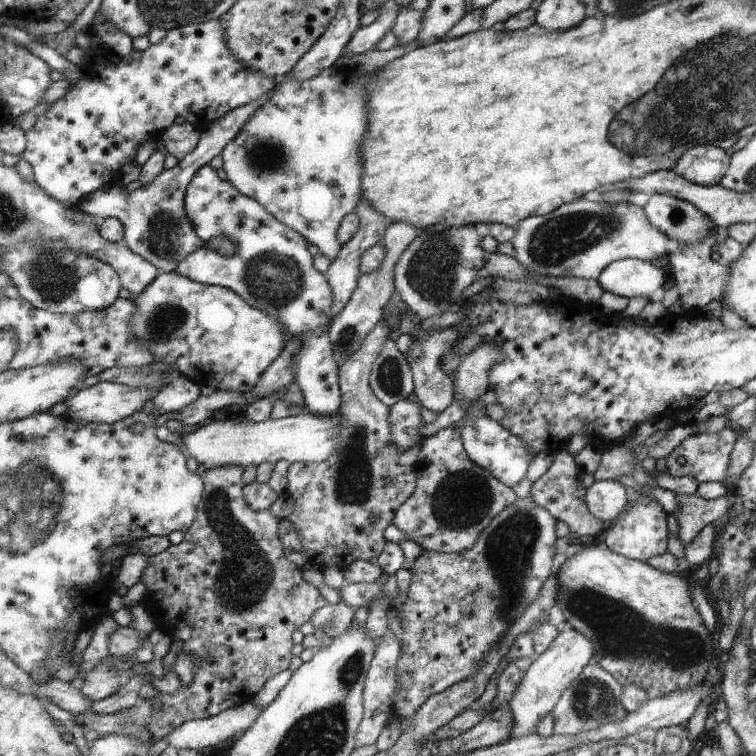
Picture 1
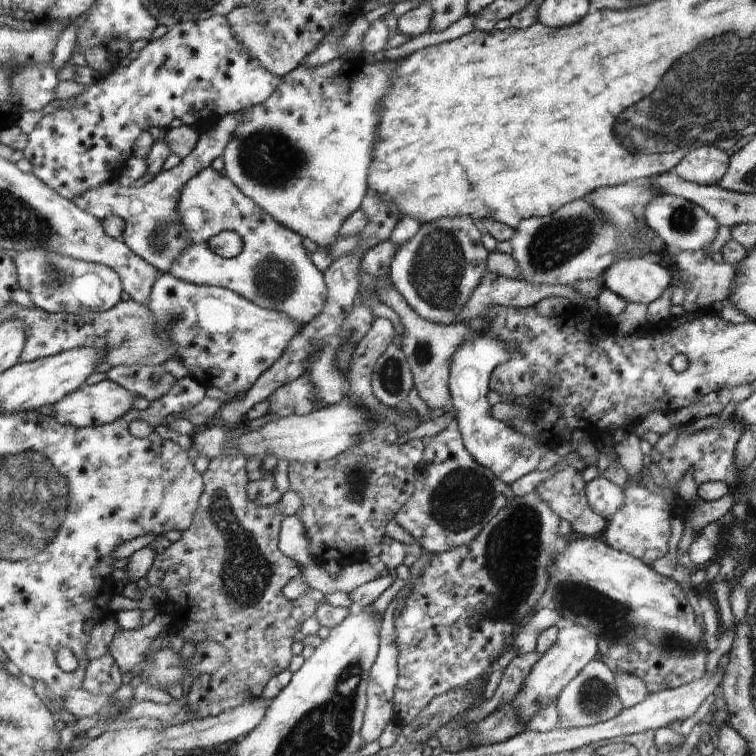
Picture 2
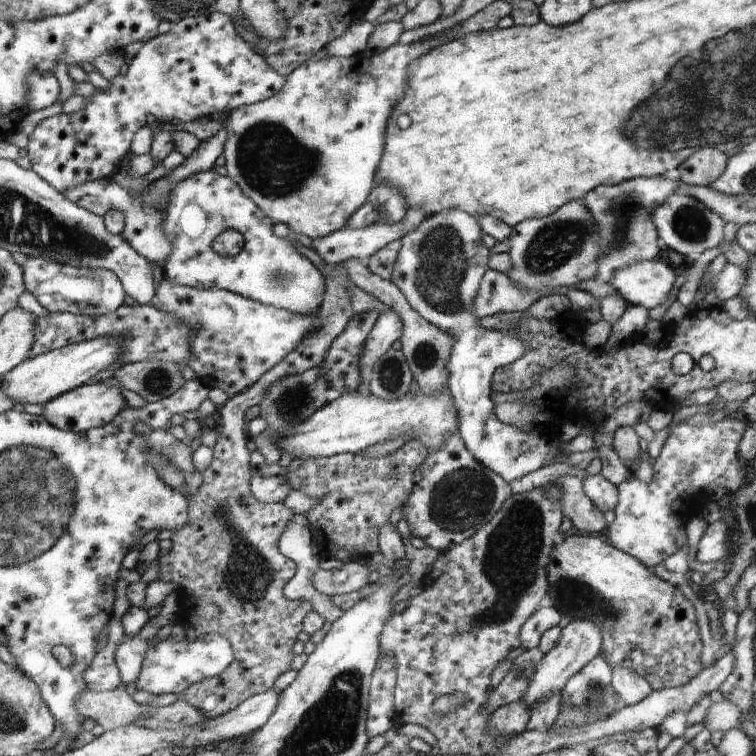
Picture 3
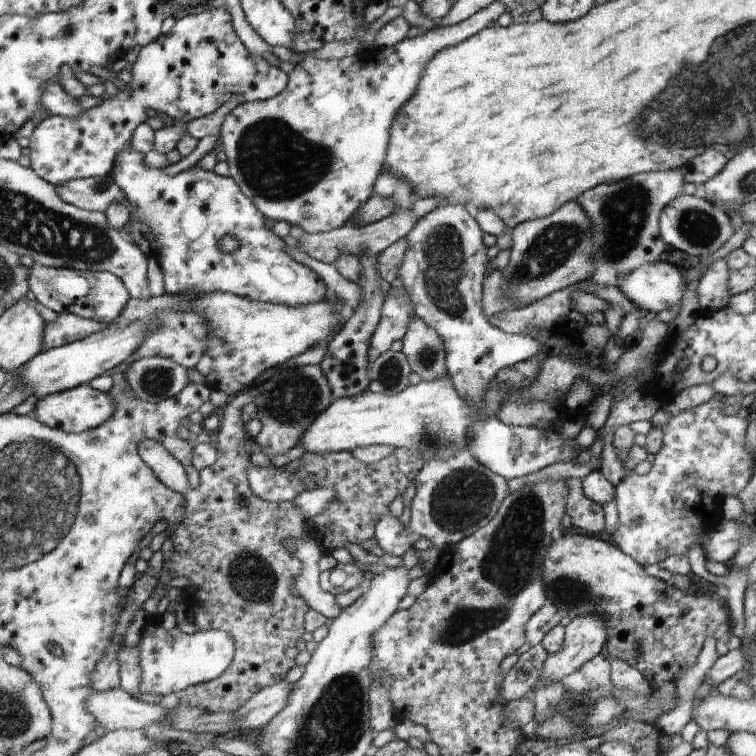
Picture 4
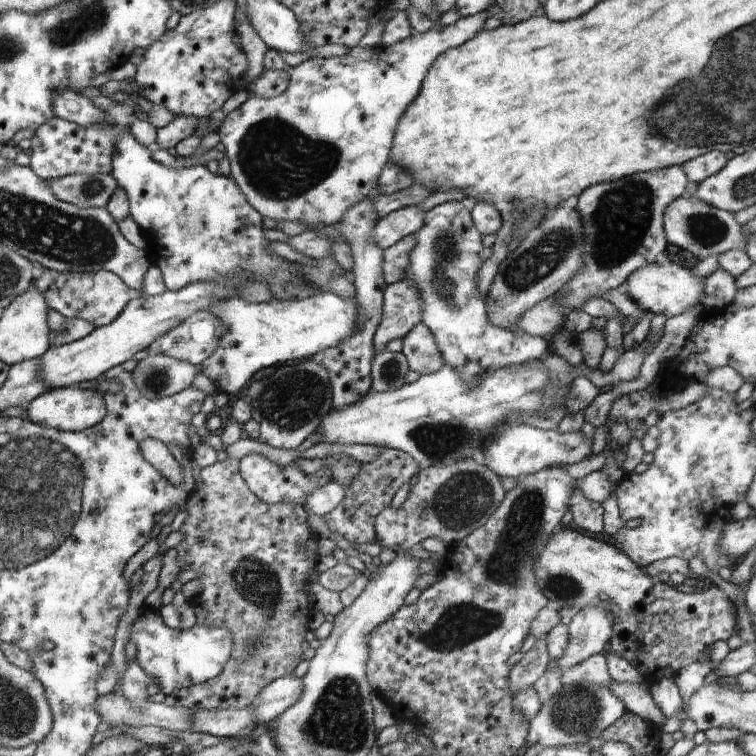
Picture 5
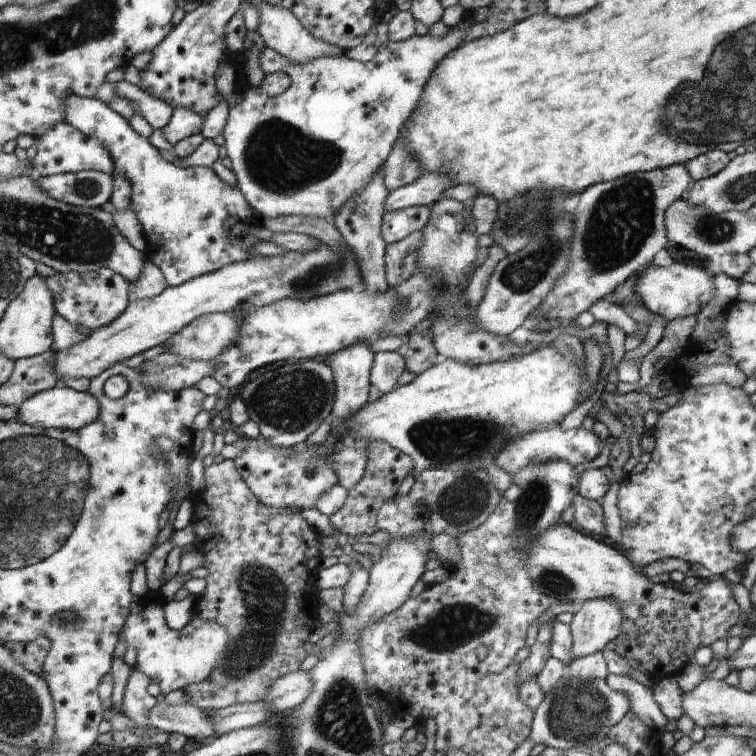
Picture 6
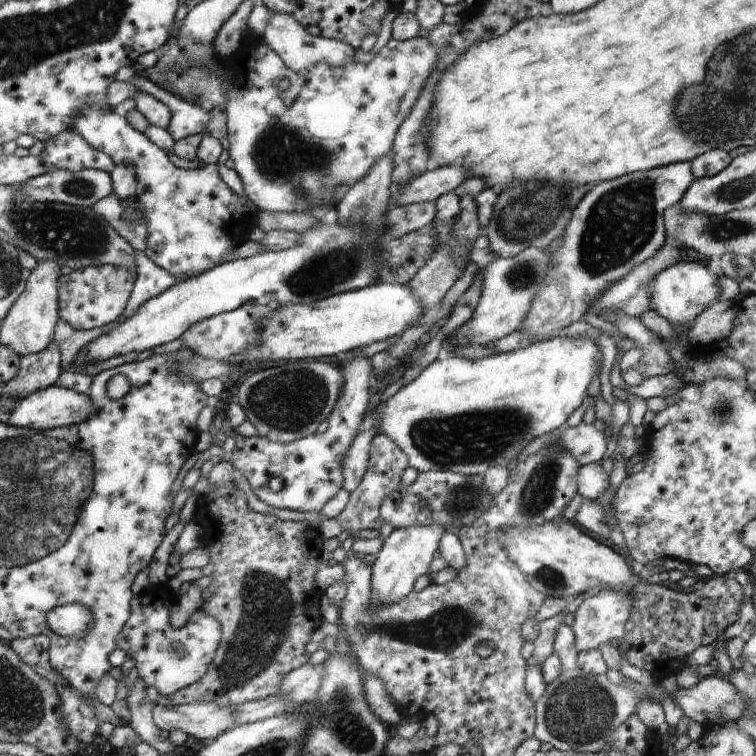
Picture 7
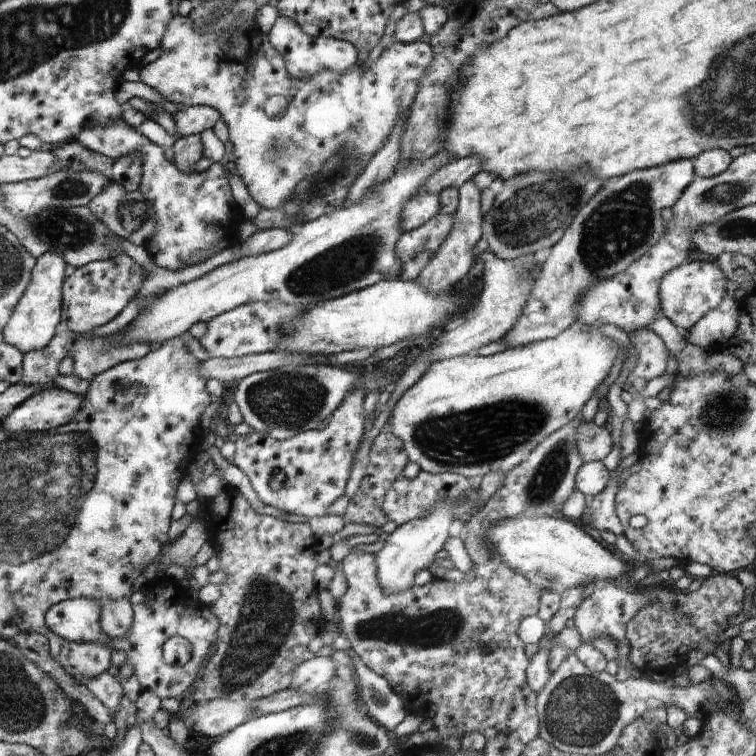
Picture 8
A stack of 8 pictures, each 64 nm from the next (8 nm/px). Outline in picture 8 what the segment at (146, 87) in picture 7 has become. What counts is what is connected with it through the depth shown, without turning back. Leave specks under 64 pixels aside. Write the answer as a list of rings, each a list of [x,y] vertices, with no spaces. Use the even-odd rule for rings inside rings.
[[[176,105],[179,106],[179,112],[173,119],[180,137],[200,135],[204,130],[212,128],[218,122],[218,118],[221,118],[218,110],[206,105]]]

